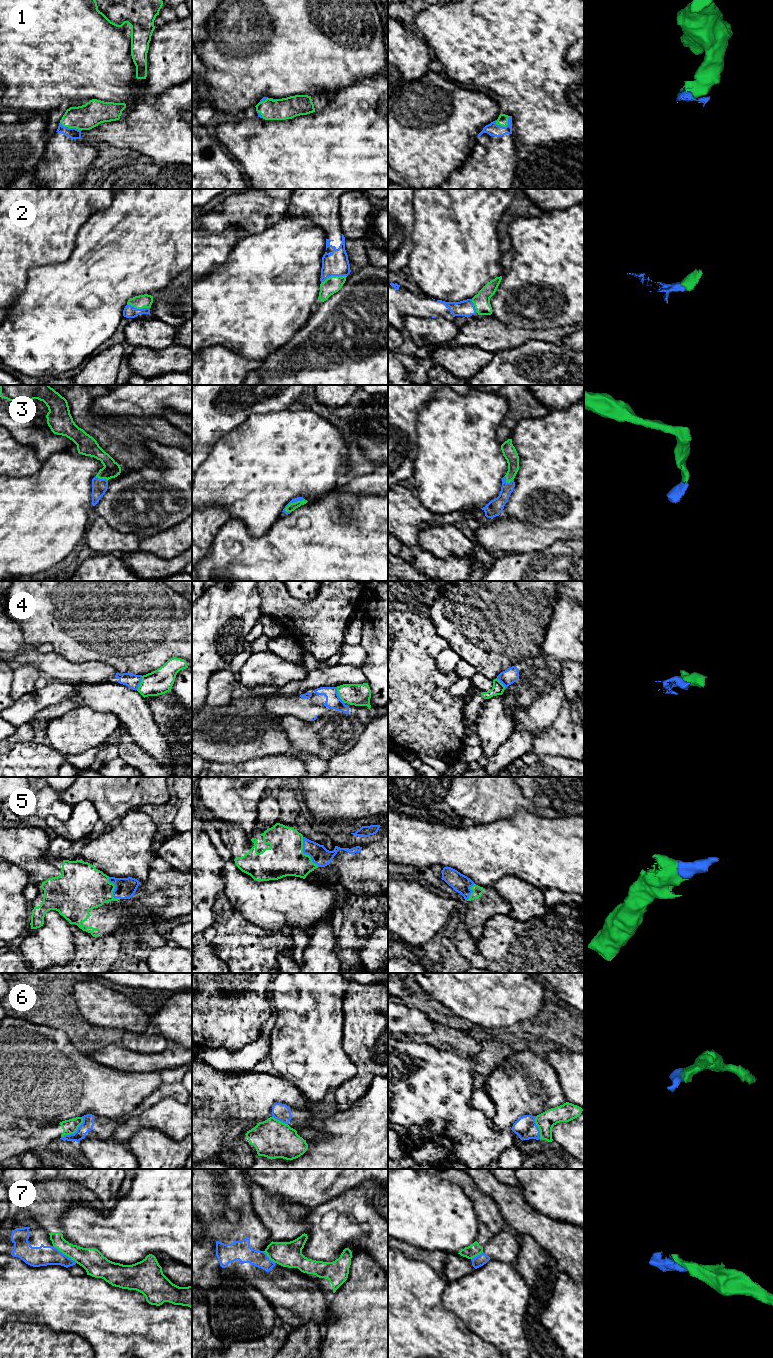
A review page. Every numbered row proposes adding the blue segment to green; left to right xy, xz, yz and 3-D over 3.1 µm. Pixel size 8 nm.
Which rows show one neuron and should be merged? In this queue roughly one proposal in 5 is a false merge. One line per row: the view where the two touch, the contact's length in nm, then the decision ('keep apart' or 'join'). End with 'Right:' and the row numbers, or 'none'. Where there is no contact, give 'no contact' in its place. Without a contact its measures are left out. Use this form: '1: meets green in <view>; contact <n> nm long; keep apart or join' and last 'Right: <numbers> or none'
1: meets green in yz; contact 140 nm long; join
2: meets green in xz; contact 220 nm long; join
3: meets green in xz; contact 190 nm long; join
4: meets green in xz; contact 150 nm long; keep apart
5: meets green in xz; contact 280 nm long; join
6: meets green in xy; contact 240 nm long; keep apart
7: meets green in xy; contact 240 nm long; keep apart
Right: 1, 2, 3, 5

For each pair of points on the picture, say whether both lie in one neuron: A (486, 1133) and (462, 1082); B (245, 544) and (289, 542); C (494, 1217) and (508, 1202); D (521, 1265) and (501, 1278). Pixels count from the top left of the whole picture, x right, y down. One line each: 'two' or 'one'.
A: one
B: one
C: two
D: two

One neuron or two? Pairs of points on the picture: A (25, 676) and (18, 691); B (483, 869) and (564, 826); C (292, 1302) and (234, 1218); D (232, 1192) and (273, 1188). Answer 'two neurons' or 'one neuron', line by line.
A: one neuron
B: one neuron
C: two neurons
D: two neurons

